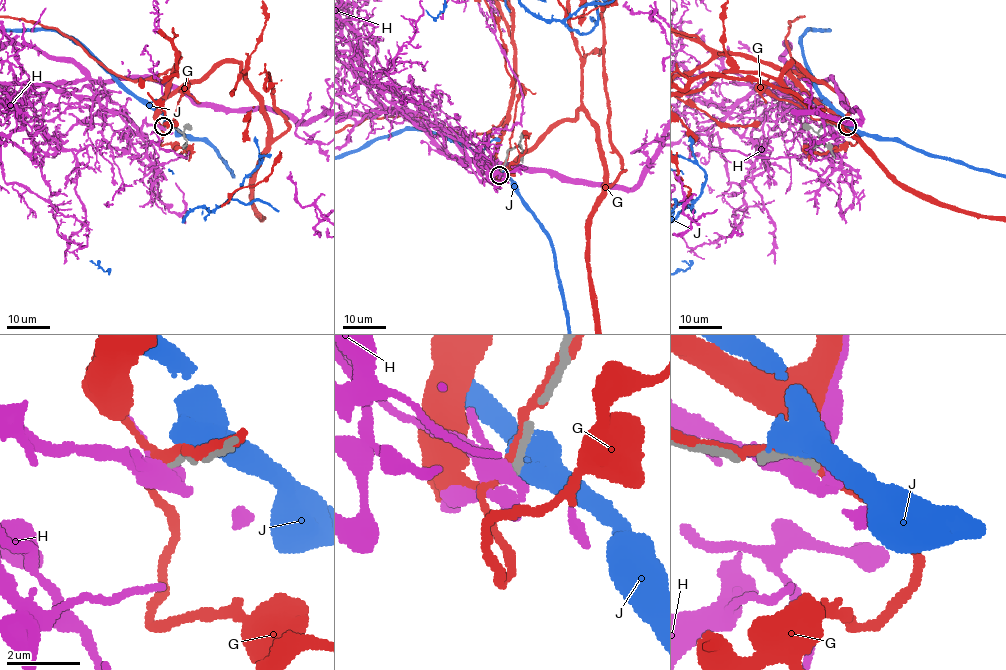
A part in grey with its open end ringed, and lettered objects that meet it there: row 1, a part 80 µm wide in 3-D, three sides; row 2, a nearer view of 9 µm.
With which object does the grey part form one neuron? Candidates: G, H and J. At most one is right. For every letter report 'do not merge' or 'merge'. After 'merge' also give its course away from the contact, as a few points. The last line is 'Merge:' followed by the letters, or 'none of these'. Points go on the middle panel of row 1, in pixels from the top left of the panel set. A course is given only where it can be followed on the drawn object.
G: do not merge
H: do not merge
J: do not merge
Merge: none of these

